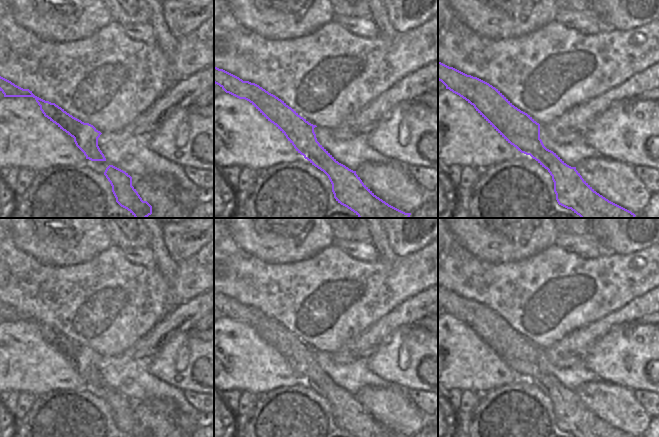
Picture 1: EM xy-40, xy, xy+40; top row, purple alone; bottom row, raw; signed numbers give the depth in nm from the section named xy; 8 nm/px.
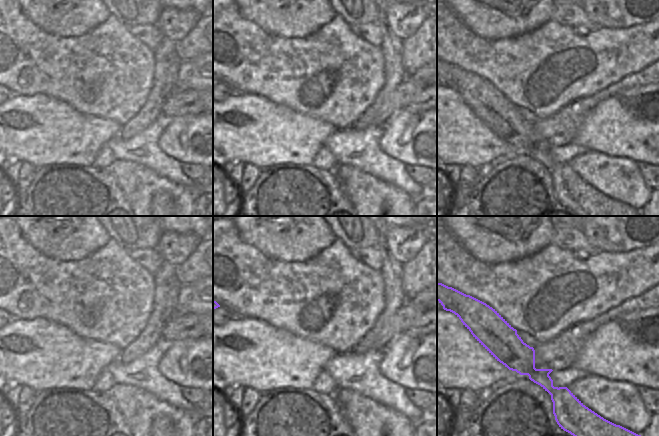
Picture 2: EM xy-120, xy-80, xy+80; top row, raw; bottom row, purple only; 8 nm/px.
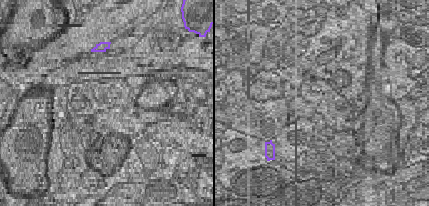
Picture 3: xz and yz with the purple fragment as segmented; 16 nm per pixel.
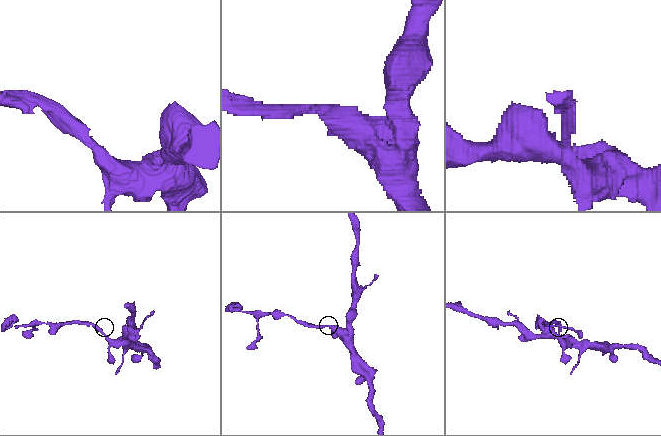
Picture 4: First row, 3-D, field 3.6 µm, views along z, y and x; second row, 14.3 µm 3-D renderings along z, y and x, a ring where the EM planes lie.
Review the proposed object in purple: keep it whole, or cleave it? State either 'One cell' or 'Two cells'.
One cell.

